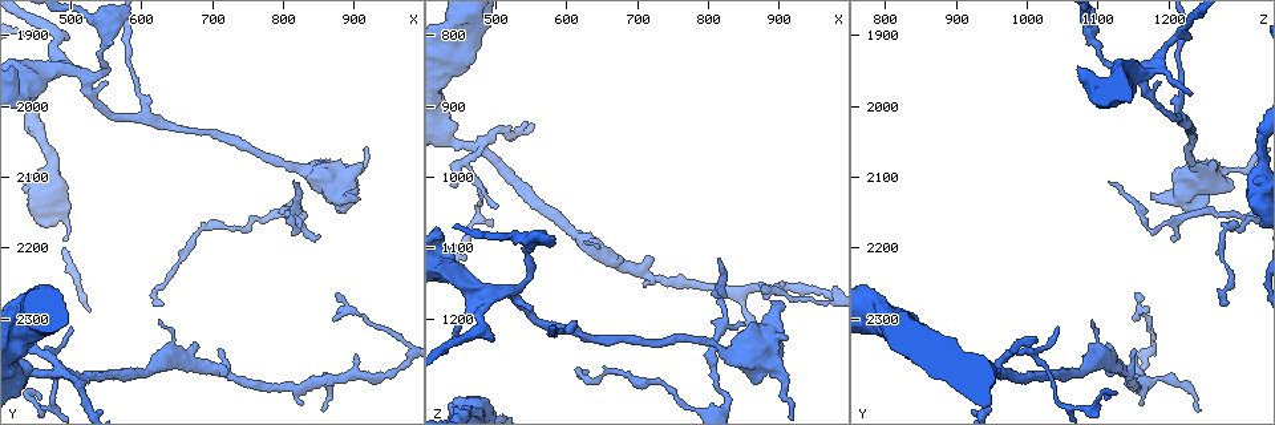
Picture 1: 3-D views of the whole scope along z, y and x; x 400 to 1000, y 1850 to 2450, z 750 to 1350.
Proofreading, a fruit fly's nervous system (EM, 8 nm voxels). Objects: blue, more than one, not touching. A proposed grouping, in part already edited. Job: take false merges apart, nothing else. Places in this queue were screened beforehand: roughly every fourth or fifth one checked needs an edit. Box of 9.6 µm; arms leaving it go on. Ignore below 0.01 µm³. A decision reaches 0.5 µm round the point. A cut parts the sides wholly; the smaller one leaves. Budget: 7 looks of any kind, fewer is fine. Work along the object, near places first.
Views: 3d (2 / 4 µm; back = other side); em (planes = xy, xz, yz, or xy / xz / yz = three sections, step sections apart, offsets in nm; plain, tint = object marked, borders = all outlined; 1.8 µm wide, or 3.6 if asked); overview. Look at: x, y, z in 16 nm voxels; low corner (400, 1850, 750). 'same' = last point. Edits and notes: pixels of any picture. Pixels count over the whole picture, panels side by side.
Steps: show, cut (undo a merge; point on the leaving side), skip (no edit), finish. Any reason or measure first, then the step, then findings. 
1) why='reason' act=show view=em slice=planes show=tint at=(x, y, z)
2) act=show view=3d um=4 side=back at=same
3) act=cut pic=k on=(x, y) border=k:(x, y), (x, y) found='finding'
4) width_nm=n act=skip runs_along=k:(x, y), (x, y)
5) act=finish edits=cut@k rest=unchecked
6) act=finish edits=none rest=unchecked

why='three arms meet' act=show view=em slice=planes show=tint at=(610, 2015, 1215)

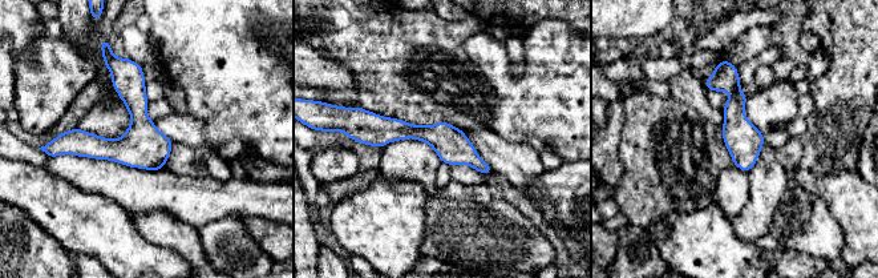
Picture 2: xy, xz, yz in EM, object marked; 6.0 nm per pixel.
act=skip runs_along=2:(363, 132), (441, 136), (488, 170) found='continuous, no second neuron'

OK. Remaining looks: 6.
why='sudden change in width' act=show view=em slice=yz step=16 show=tint at=(490, 1945, 1165)

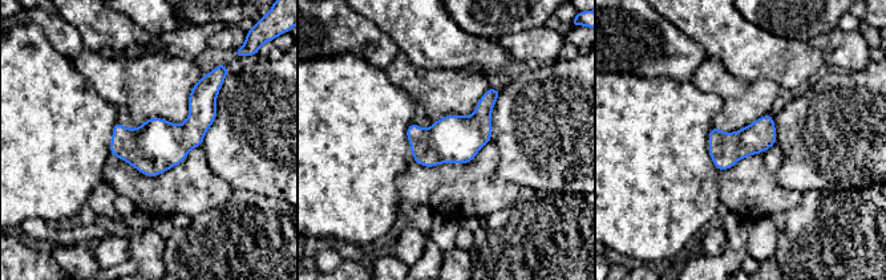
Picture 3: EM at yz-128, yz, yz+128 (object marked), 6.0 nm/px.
act=skip found='continuous, no second neuron'

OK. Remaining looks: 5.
why='small branch off a trunk' act=show view=em slice=planes show=tint at=(475, 2375, 960)

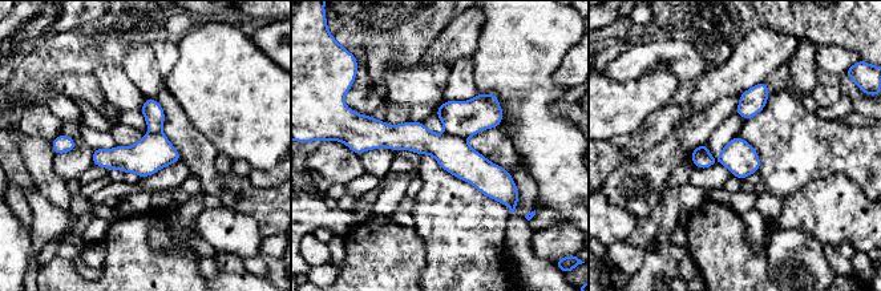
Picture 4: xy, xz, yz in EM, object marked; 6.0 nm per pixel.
act=cut pic=4 on=(464, 118) border=4:(445, 130), (465, 138) found='two neurons meet here'

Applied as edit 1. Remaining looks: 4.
act=finish edits=cut@4 rest=unchecked

